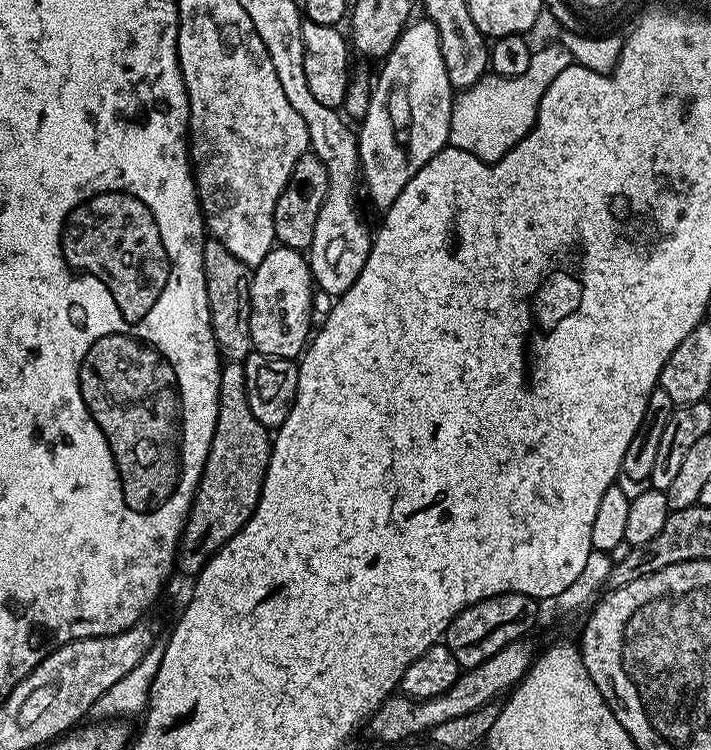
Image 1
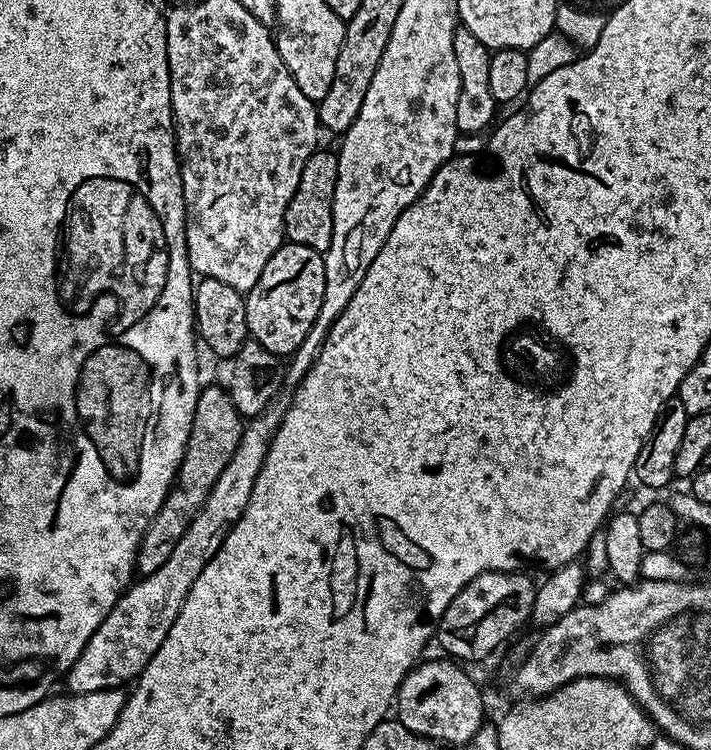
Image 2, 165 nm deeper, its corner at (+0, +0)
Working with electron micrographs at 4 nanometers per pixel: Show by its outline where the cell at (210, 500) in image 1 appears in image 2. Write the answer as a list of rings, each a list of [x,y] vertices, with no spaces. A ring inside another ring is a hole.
[[[201,387],[198,402],[194,406],[194,418],[190,426],[186,450],[182,454],[180,469],[176,471],[176,479],[172,481],[172,488],[166,494],[158,514],[154,514],[154,518],[148,523],[146,534],[136,552],[136,572],[141,577],[154,574],[154,570],[158,570],[158,566],[163,566],[166,558],[174,554],[174,546],[178,546],[178,538],[186,534],[190,522],[206,502],[214,482],[218,482],[218,474],[222,474],[222,470],[226,470],[226,462],[234,458],[234,450],[238,450],[244,425],[245,421],[234,406],[232,397],[228,395],[227,387]]]

